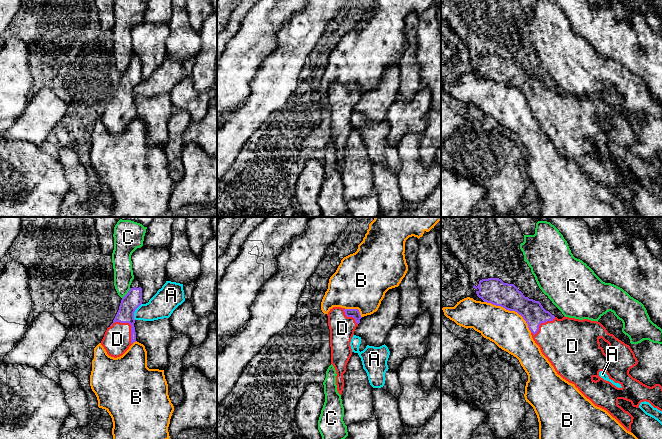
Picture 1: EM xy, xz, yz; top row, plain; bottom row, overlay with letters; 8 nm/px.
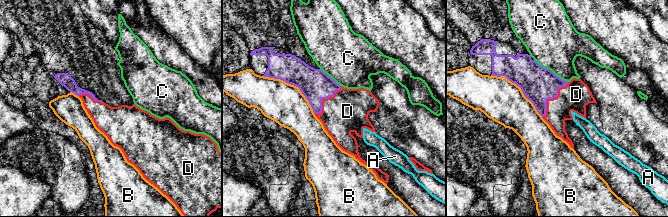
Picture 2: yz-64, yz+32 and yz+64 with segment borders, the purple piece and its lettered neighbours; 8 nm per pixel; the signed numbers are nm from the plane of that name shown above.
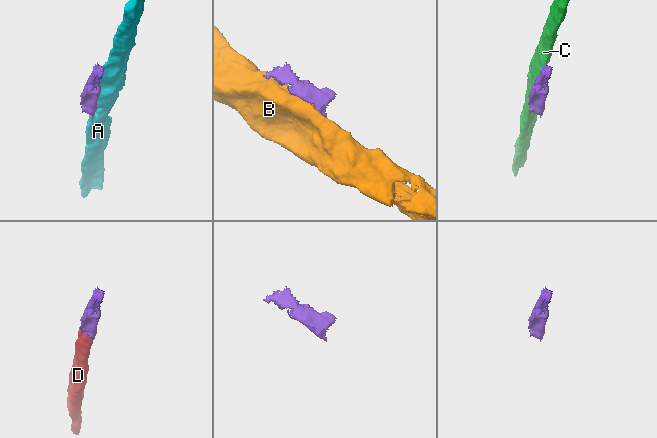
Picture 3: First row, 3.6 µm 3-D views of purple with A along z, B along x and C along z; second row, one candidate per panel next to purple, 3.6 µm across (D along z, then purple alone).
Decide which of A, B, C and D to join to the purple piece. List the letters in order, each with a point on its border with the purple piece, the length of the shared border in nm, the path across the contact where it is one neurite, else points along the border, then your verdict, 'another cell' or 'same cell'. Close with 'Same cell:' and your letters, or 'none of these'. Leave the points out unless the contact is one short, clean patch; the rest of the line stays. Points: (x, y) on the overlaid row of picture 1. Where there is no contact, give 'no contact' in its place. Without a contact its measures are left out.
A: meets purple in xy at (134, 311); contact 150 nm long; another cell
B: meets purple in yz at (510, 310); contact 460 nm long; another cell
C: meets purple in xy at (127, 293); contact 110 nm long; border along xy (130, 288), (122, 298); another cell
D: meets purple in xy at (129, 323); contact 240 nm long; same cell
Same cell: D

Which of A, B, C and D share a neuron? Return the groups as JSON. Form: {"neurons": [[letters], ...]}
{"neurons": [["A"], ["B"], ["C"], ["D"]]}

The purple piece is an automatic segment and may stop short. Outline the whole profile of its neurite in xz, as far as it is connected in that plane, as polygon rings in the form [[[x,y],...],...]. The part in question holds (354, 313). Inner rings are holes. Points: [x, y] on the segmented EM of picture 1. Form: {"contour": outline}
{"contour": [[[333,307],[327,314],[330,329],[331,364],[336,370],[337,391],[341,395],[344,387],[343,374],[352,355],[351,339],[360,319],[358,309]]]}

